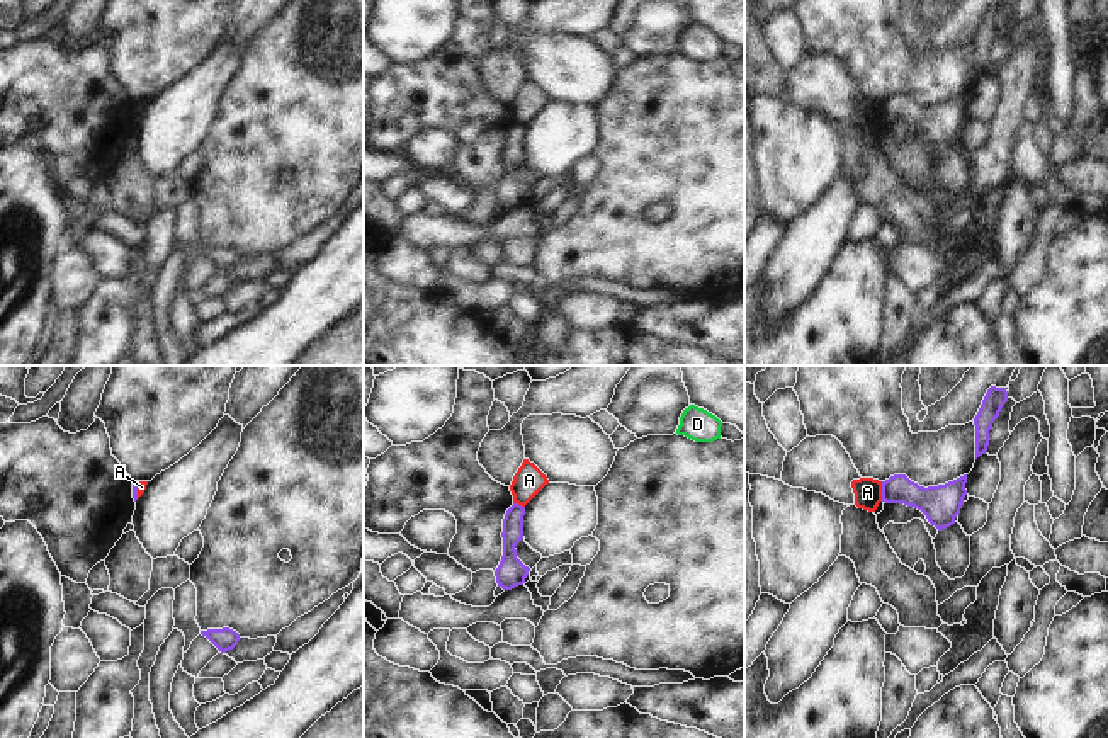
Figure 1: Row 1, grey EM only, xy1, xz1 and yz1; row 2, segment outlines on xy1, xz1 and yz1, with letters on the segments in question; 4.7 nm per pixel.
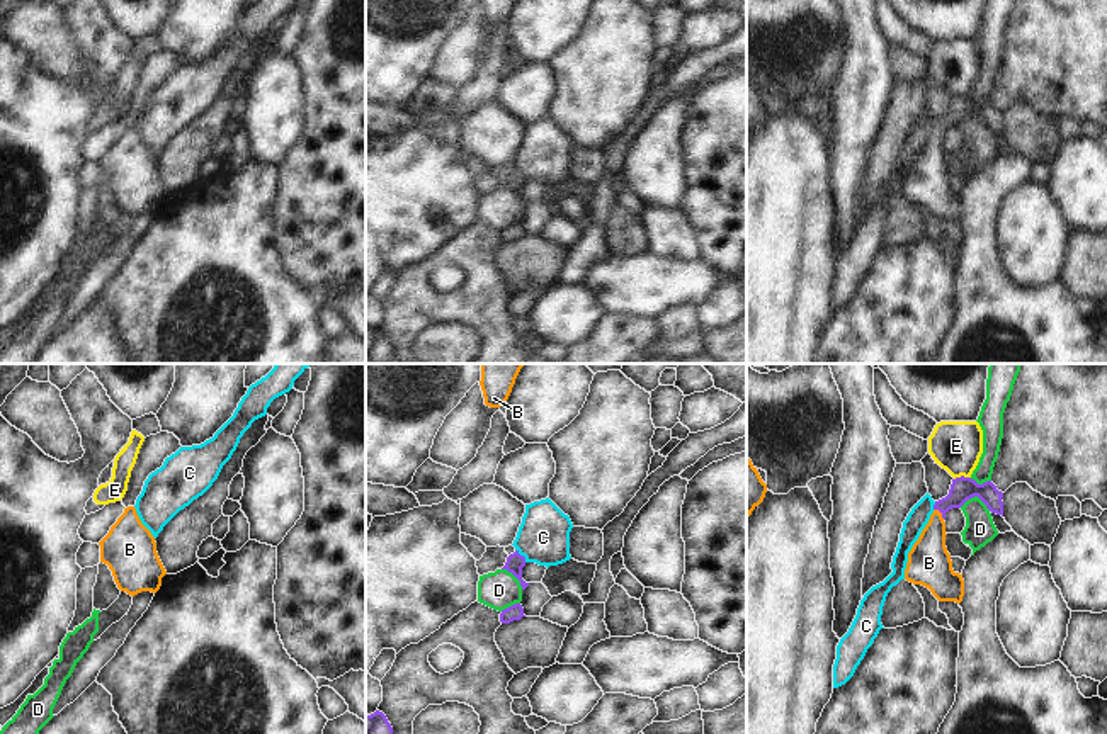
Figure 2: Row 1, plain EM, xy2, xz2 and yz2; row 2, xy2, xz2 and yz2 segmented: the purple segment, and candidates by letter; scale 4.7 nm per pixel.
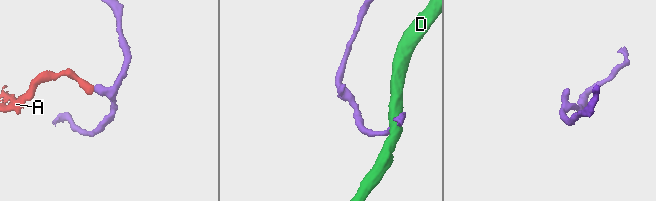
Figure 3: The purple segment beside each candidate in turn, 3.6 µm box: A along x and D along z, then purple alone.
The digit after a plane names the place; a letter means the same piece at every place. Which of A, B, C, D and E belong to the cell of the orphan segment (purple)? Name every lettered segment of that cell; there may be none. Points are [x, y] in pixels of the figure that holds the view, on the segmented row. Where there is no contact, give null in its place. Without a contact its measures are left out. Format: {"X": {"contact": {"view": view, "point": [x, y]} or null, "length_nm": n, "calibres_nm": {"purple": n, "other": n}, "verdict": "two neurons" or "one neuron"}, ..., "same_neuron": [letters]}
{"A": {"contact": {"view": "yz1", "point": [882, 492]}, "length_nm": 100, "calibres_nm": {"purple": 150, "other": 130}, "verdict": "two neurons"}, "B": {"contact": {"view": "yz2", "point": [941, 512]}, "length_nm": 80, "calibres_nm": {"purple": 110, "other": 200}, "verdict": "one neuron"}, "C": {"contact": {"view": "xz2", "point": [522, 556]}, "length_nm": 80, "calibres_nm": {"purple": 90, "other": 240}, "verdict": "two neurons"}, "D": {"contact": {"view": "yz2", "point": [975, 495]}, "length_nm": 150, "calibres_nm": {"purple": 110, "other": 140}, "verdict": "two neurons"}, "E": {"contact": {"view": "yz2", "point": [961, 476]}, "length_nm": 80, "calibres_nm": {"purple": 110, "other": 240}, "verdict": "two neurons"}, "same_neuron": ["B"]}

